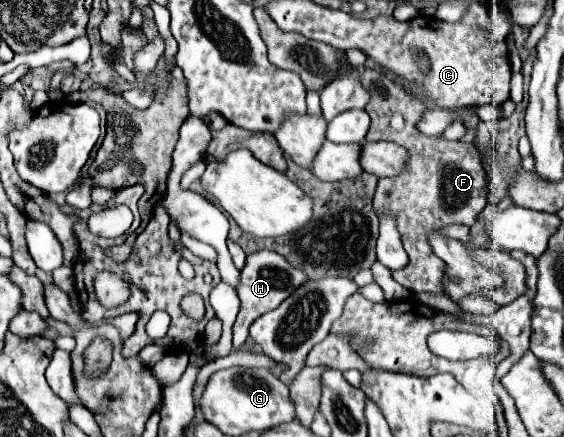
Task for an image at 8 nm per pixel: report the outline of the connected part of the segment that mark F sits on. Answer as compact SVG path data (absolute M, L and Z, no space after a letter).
M358 68L360 82L372 94L372 100L366 112L372 118L366 140L386 140L400 144L408 150L408 168L390 178L378 178L374 210L380 214L382 210L392 212L398 218L398 230L402 236L402 244L410 262L402 270L394 270L392 278L402 284L406 290L420 294L446 294L444 292L444 262L432 260L432 250L428 250L426 234L430 230L450 226L450 224L466 224L472 226L478 214L488 204L488 176L482 166L480 152L474 144L448 142L440 136L428 138L416 130L416 122L424 114L426 106L418 98L414 98L408 90L400 88L386 74L370 68Z

